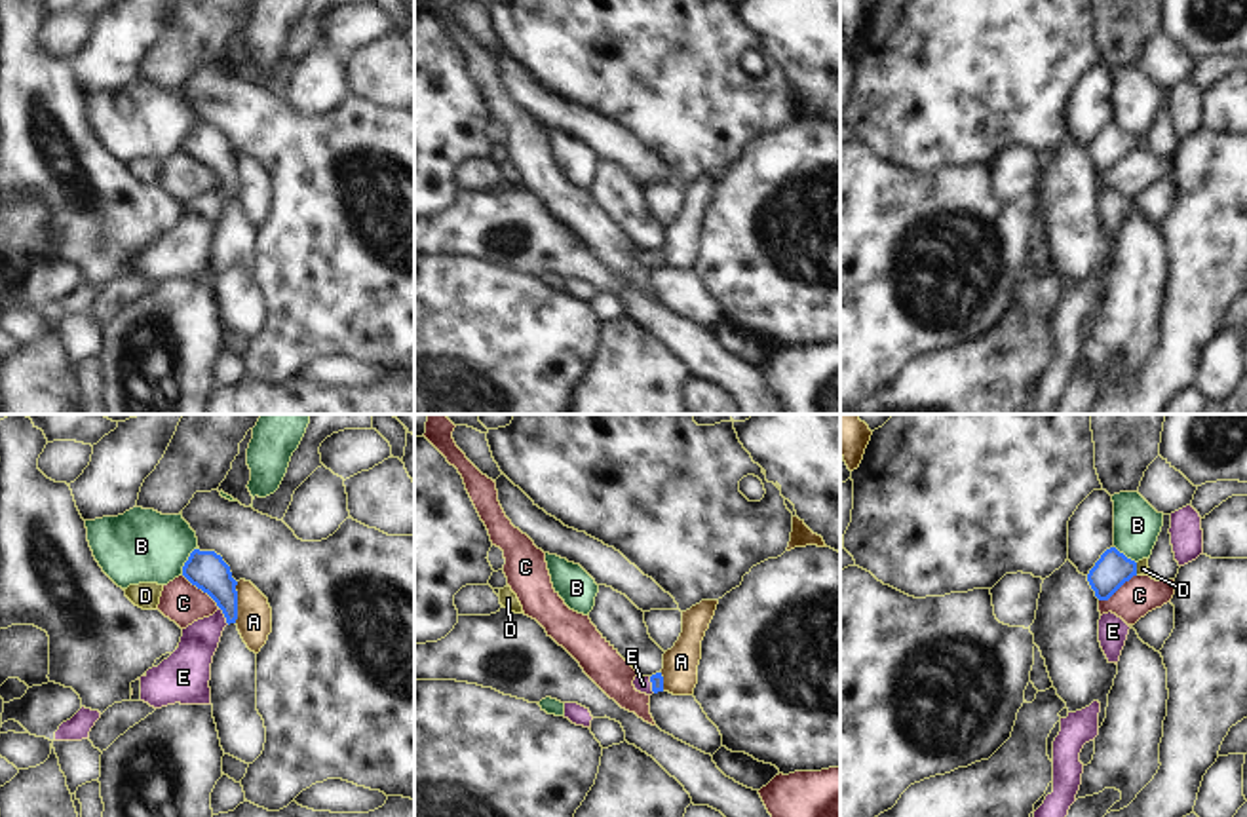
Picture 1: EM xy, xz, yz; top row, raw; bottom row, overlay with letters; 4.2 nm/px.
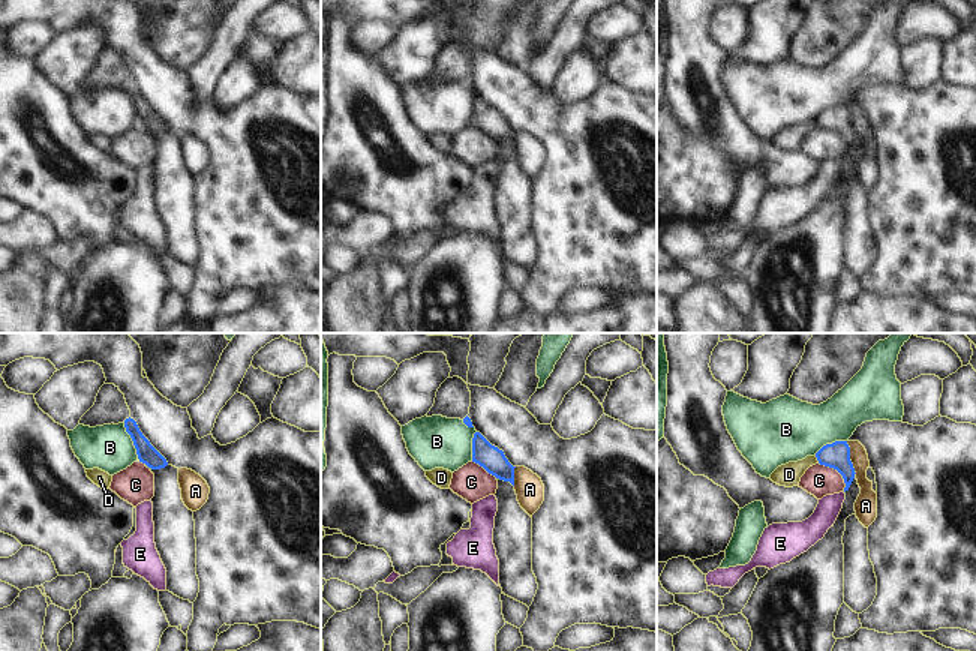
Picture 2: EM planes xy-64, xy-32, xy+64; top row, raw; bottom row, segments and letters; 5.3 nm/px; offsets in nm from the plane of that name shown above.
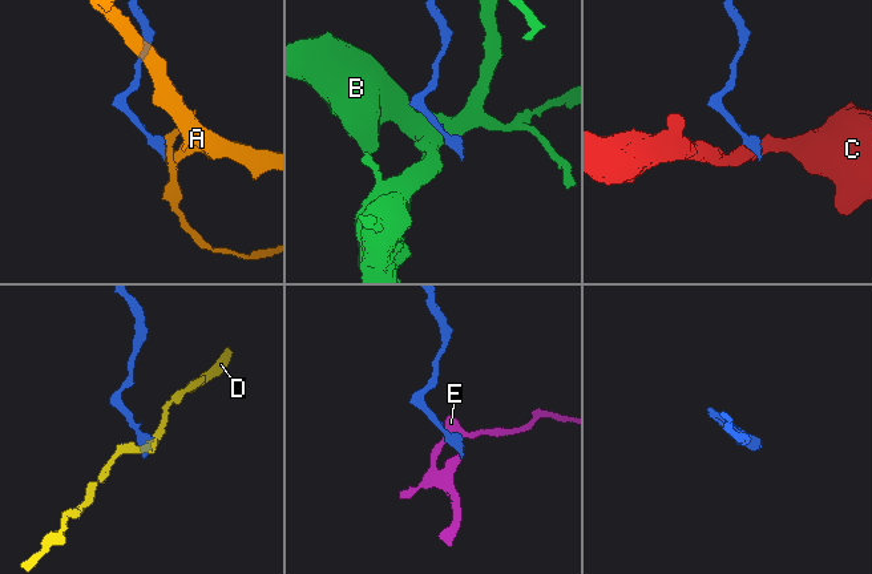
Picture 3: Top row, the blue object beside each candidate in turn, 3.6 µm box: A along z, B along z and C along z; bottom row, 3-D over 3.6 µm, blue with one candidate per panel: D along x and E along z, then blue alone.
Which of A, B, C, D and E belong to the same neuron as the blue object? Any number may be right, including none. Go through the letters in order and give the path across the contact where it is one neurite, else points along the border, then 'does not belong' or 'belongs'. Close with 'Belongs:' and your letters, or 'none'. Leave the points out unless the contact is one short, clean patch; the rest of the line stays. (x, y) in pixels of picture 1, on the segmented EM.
A: border xy (238, 582), (234, 622); does not belong
B: border xy (198, 548), (191, 553), (181, 574); does not belong
C: border xy (183, 574), (219, 607); does not belong
D: border yz (1135, 563), (1137, 574); does not belong
E: way xy (204, 569), (225, 595), (225, 616), (198, 643), (191, 664); belongs
Belongs: E

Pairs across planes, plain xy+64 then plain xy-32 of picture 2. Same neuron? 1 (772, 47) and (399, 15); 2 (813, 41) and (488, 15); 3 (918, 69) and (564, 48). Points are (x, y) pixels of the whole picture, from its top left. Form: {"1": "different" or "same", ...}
{"1": "different", "2": "same", "3": "different"}

